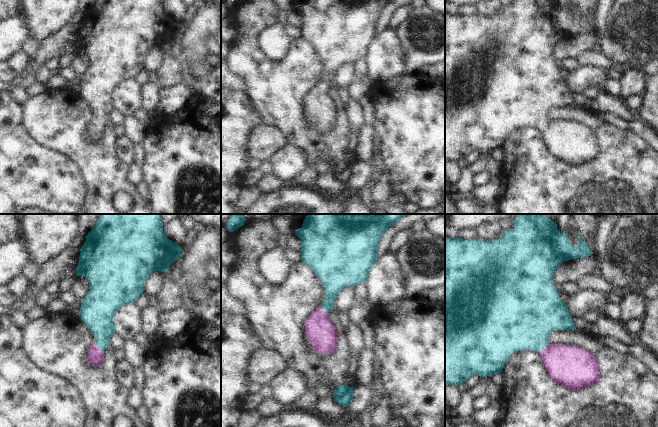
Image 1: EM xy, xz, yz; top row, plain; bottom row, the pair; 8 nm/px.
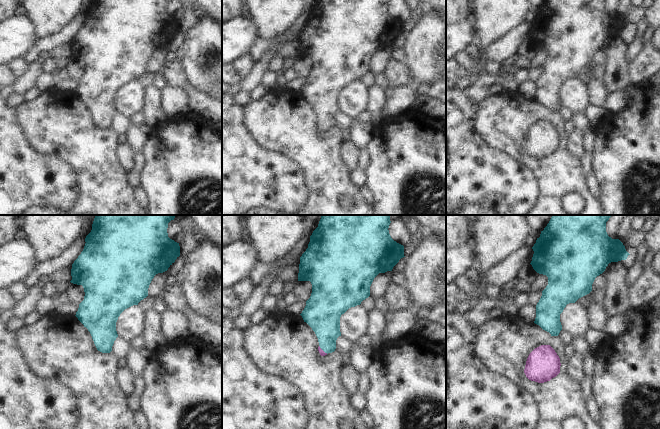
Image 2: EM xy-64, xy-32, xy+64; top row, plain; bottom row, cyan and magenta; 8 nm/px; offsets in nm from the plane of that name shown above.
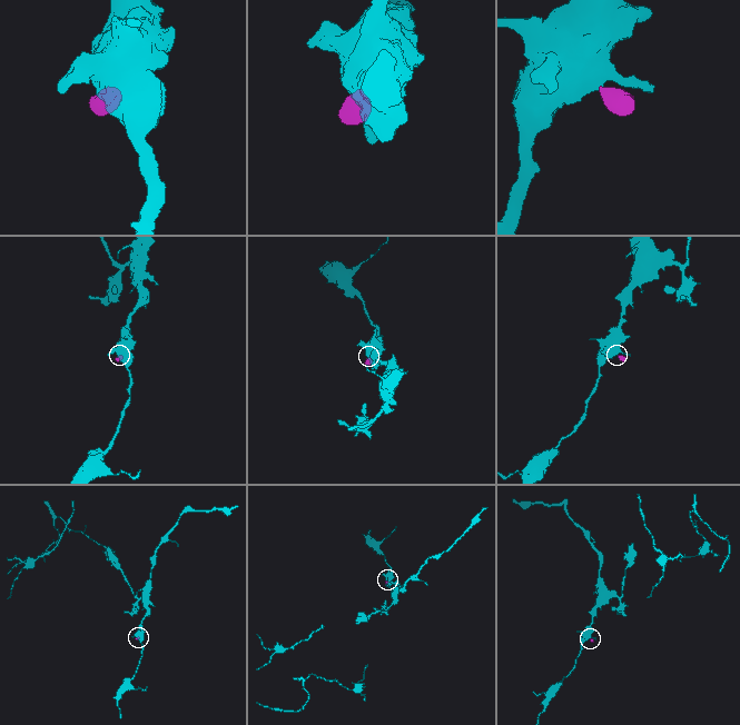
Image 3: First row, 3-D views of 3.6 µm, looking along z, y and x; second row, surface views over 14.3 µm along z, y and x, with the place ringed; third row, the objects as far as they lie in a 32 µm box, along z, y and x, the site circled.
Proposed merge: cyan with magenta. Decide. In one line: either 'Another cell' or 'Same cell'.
Same cell

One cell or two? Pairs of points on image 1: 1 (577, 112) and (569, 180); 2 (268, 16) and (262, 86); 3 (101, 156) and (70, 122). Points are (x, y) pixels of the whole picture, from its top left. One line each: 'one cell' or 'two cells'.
1: one cell
2: one cell
3: one cell

